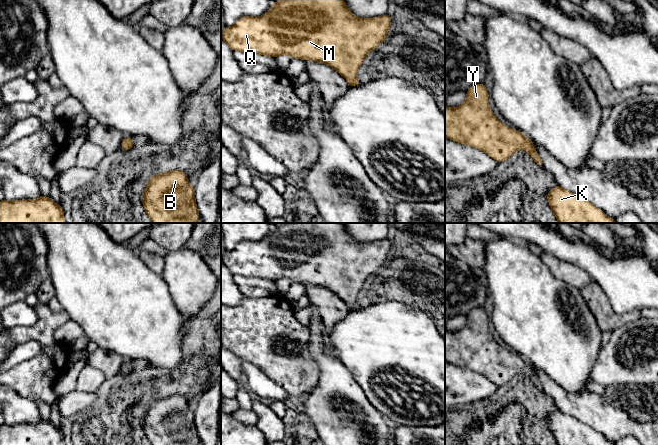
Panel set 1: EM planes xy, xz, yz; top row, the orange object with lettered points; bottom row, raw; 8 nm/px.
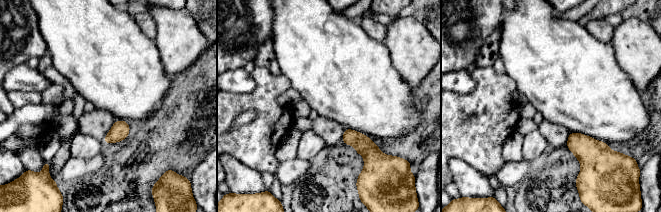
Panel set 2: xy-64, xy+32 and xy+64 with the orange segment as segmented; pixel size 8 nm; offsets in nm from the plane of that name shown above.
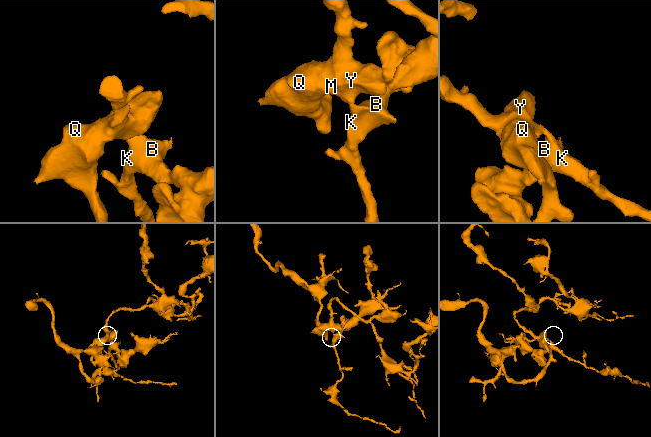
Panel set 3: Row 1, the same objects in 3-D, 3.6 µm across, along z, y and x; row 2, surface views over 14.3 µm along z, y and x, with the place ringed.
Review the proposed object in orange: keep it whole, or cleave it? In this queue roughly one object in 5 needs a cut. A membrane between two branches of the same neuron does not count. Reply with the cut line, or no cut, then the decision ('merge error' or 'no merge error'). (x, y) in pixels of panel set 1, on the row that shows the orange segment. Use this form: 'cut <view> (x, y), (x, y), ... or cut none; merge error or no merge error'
cut none; no merge error

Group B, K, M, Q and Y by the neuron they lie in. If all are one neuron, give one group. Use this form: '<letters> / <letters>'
B K M Q Y

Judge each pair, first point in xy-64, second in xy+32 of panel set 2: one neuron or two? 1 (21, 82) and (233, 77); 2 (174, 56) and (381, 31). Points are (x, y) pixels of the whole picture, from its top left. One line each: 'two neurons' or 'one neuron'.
1: one neuron
2: two neurons

